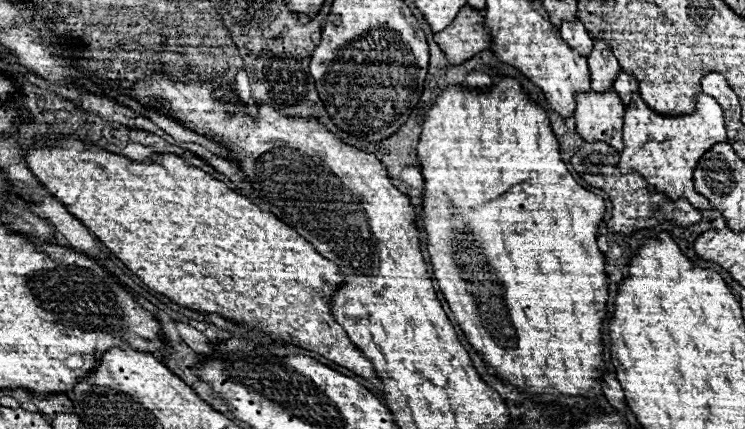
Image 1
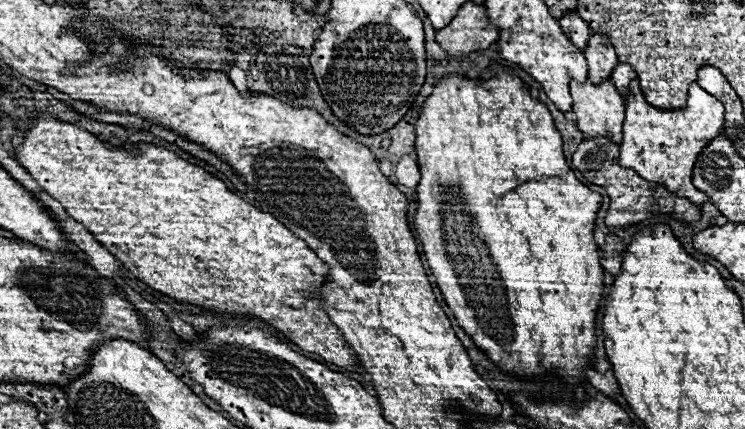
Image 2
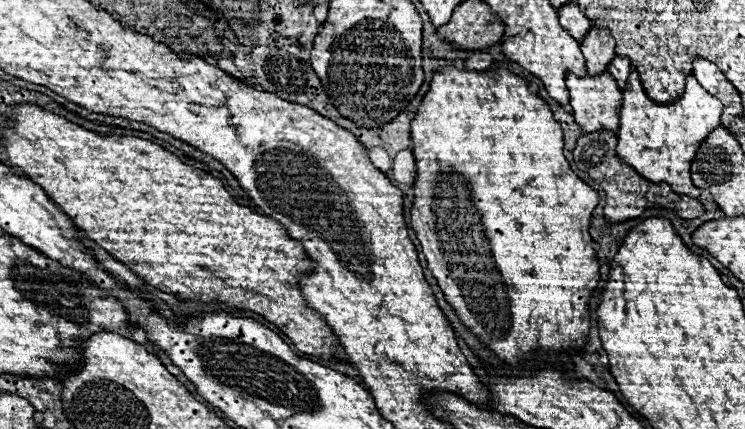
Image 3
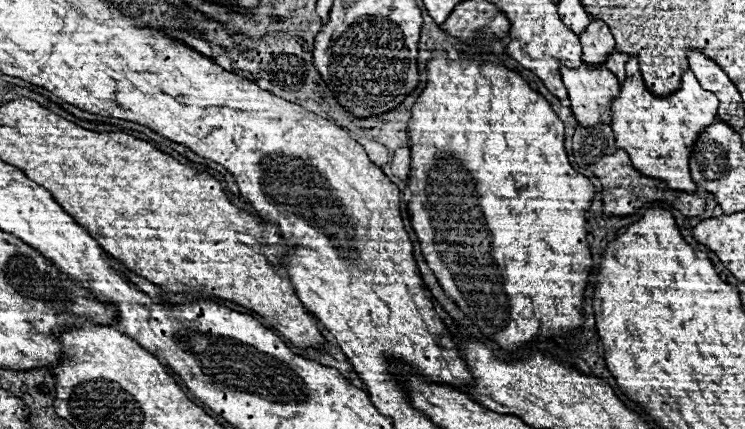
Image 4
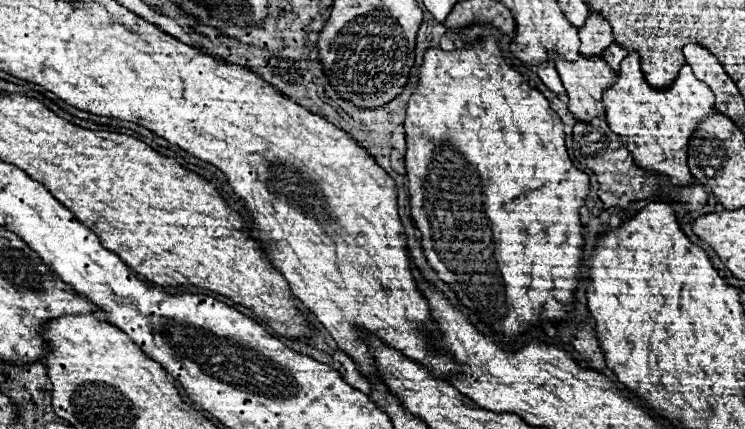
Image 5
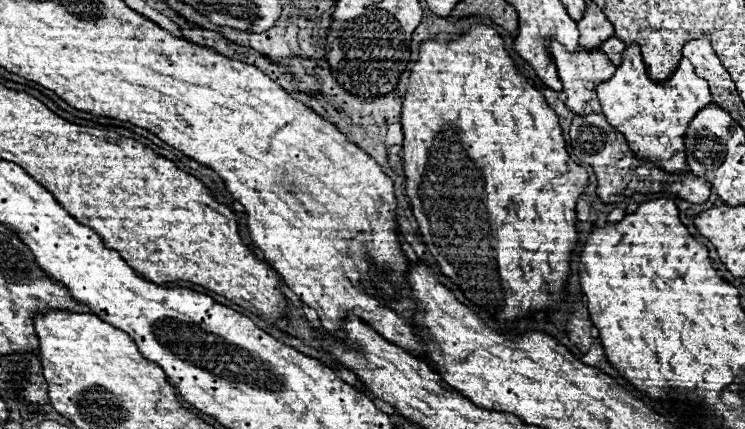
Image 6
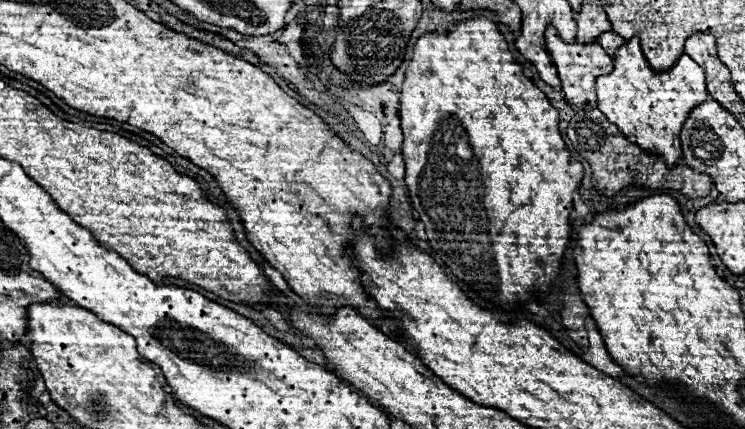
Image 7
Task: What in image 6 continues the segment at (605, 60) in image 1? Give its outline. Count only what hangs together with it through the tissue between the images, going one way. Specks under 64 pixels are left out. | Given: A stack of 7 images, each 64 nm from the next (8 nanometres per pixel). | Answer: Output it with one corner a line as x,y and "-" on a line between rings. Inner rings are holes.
592,2
586,4
586,12
578,22
580,30
580,46
582,48
600,48
602,42
614,34
612,24
606,20
604,12

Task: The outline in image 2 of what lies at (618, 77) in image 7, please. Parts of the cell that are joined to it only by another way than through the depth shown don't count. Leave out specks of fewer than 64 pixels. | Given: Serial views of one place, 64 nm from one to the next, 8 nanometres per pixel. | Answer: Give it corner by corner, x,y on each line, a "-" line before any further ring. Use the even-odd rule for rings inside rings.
634,78
630,82
630,94
626,96
626,118
622,128
620,144
620,166
636,170
648,182
656,182
678,194
680,198
690,198
698,206
708,198
704,192
696,192
692,186
692,168
700,150
724,130
724,106
712,94
704,92
696,82
688,88
686,108
680,110
660,110
648,104
642,96
640,84

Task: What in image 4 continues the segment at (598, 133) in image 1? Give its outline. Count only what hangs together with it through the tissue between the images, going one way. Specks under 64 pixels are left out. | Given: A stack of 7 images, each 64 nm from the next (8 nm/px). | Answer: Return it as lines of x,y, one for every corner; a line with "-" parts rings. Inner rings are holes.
604,64
578,68
560,66
564,86
568,88
570,108
582,126
594,126
598,122
610,124
610,100
618,94
618,78
606,70

